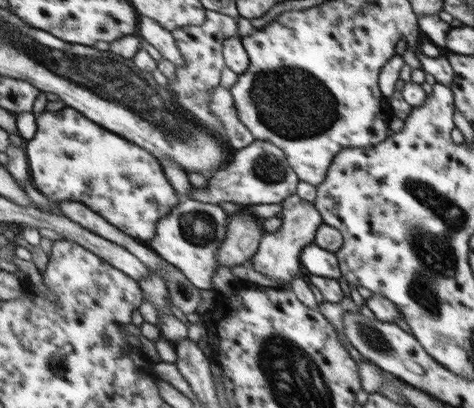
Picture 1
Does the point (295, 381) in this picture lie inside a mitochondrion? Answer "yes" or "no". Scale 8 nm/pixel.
yes

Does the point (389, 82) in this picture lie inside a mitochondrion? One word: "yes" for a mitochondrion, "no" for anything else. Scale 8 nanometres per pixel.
no

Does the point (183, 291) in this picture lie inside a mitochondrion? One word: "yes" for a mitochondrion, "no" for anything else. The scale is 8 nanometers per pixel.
no

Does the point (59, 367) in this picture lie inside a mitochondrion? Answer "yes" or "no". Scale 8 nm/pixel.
no

